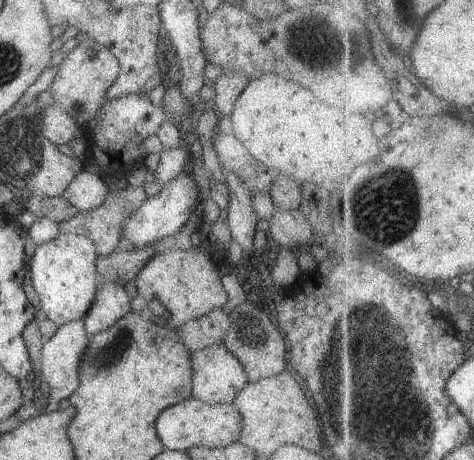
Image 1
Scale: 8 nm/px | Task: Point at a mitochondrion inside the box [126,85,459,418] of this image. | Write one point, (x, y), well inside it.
(391, 204)

